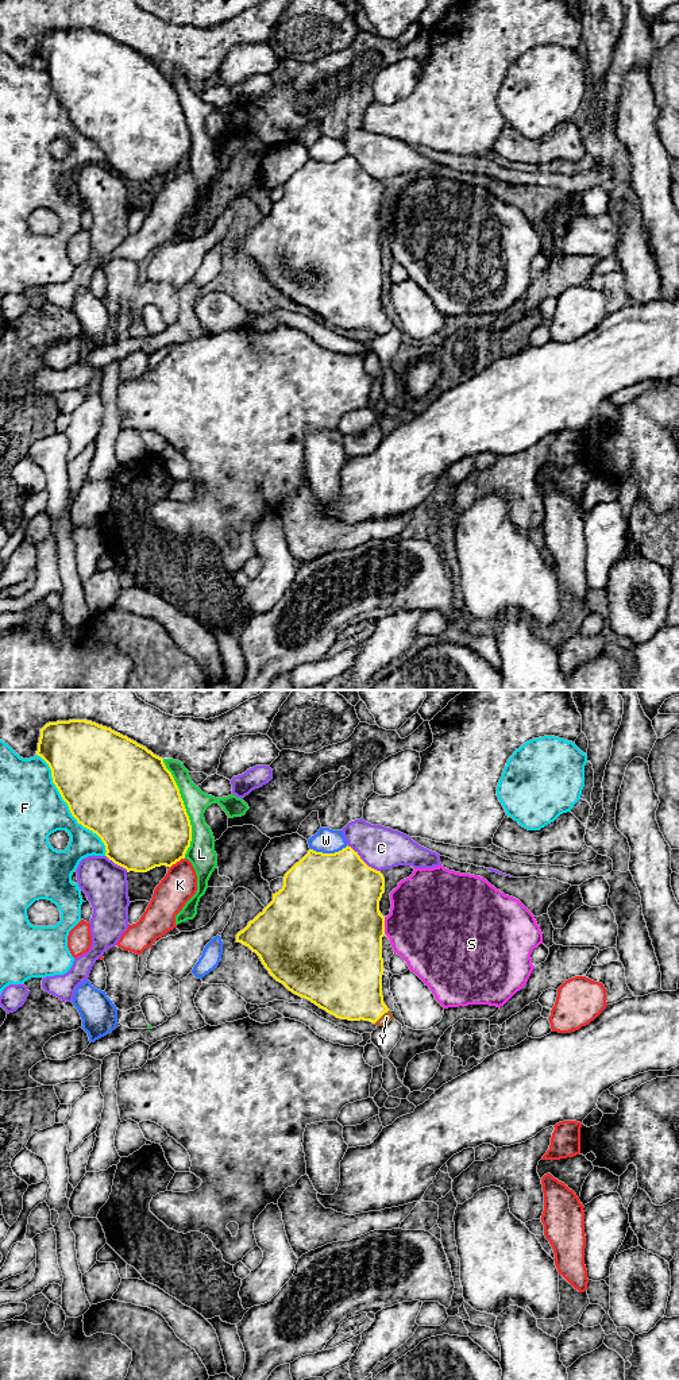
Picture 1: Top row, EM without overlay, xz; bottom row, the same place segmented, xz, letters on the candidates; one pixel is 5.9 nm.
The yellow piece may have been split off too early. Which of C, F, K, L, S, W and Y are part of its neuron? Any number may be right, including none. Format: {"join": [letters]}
{"join": ["Y"]}

